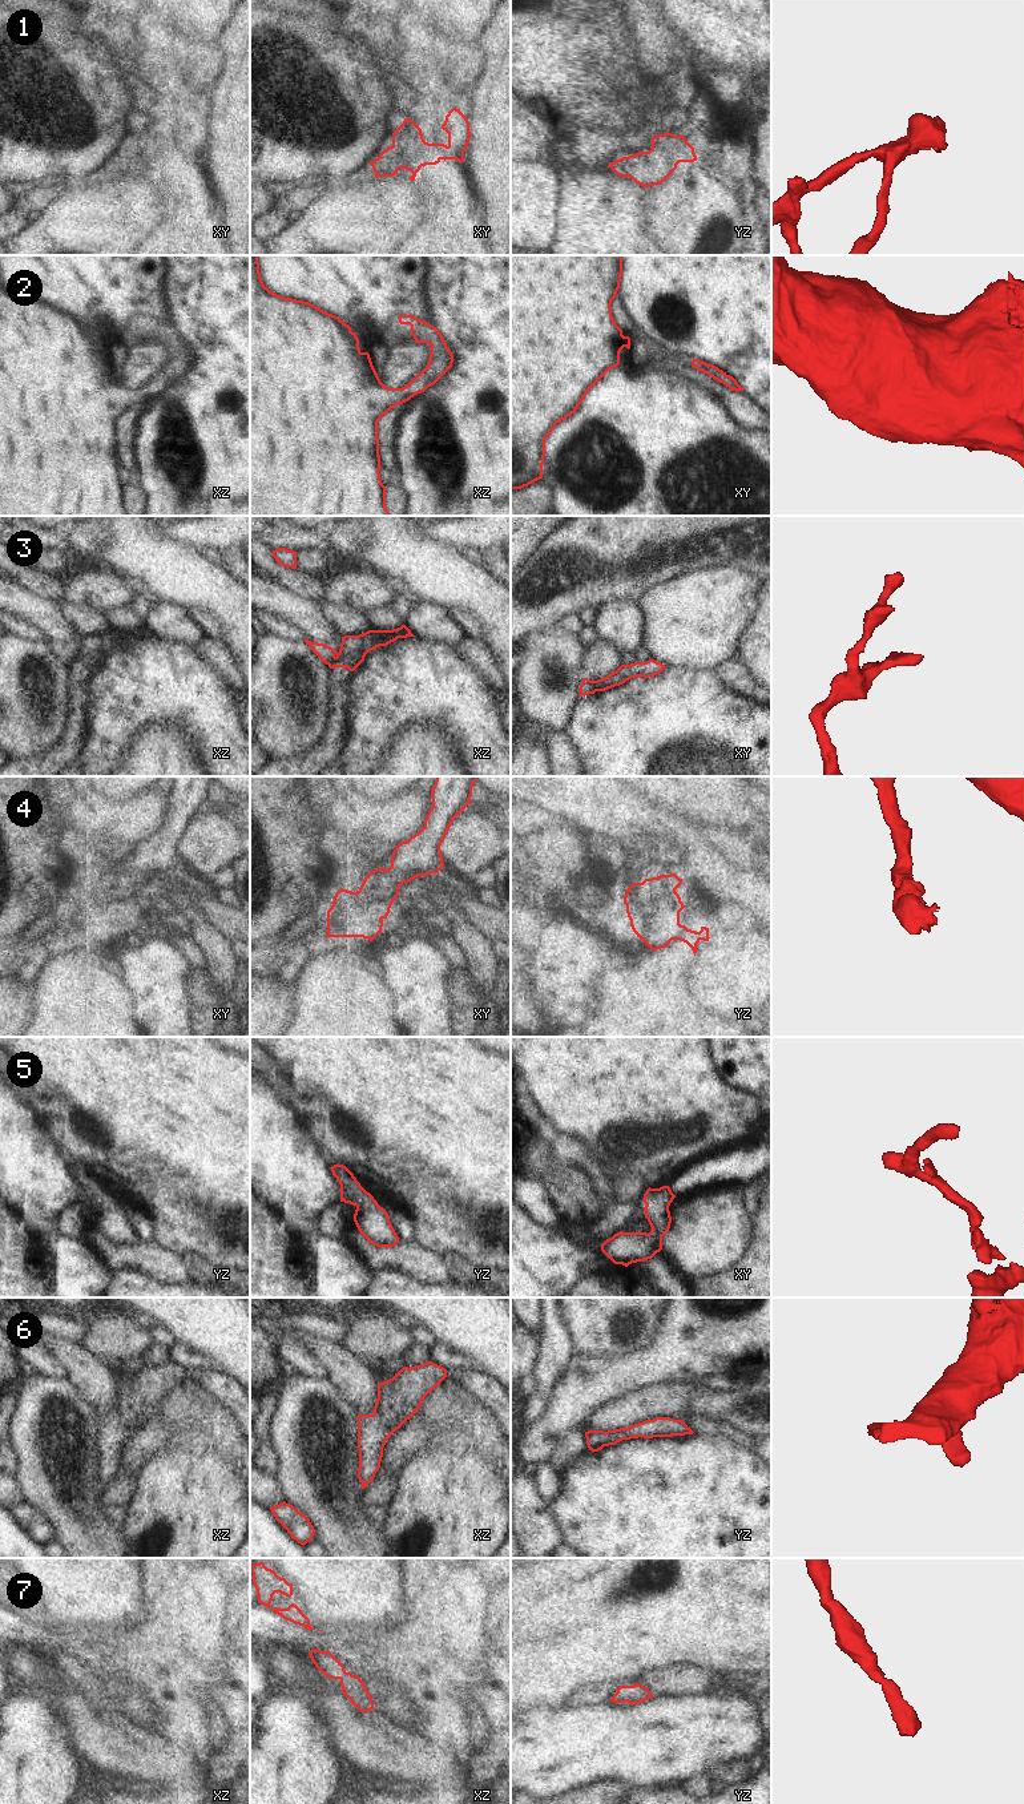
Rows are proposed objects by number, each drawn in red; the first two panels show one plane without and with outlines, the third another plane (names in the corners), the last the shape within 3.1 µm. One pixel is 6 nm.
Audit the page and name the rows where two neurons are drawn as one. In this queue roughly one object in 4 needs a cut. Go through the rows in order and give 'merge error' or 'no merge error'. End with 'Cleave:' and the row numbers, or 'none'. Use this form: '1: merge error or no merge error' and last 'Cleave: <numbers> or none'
1: no merge error
2: no merge error
3: merge error
4: no merge error
5: no merge error
6: no merge error
7: no merge error
Cleave: 3

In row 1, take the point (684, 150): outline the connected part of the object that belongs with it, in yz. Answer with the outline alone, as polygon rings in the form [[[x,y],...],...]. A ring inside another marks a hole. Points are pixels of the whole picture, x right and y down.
[[[669,132],[652,137],[652,149],[622,157],[608,165],[617,175],[629,177],[636,183],[649,187],[662,183],[680,162],[694,162],[694,148],[684,136]]]

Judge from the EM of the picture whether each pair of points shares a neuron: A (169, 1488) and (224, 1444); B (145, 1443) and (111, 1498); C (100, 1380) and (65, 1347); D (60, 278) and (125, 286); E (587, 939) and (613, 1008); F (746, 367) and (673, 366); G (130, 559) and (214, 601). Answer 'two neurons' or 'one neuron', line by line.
A: two neurons
B: two neurons
C: one neuron
D: one neuron
E: two neurons
F: two neurons
G: one neuron

